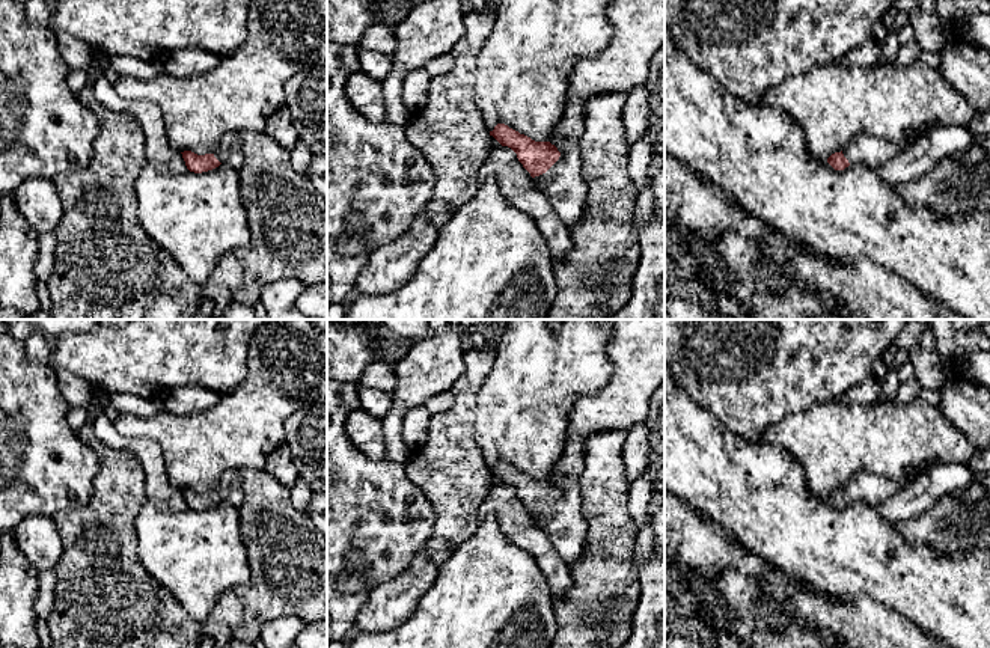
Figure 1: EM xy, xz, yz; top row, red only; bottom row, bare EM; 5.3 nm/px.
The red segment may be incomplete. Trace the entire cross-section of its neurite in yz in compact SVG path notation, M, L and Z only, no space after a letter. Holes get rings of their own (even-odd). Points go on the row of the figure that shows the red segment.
M862 133L857 134L844 151L832 154L827 158L827 163L835 170L844 170L850 164L863 163L869 169L878 172L882 164L895 158L913 142L915 139L912 137L904 142L891 142L877 136Z

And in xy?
M229 131L222 136L212 154L197 155L191 151L181 152L190 172L202 173L226 164L240 169L243 164L240 133Z

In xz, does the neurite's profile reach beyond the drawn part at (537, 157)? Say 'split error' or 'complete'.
split error

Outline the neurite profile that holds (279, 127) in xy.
M285 105L271 115L264 133L288 151L291 151L300 140L291 121L291 112Z

